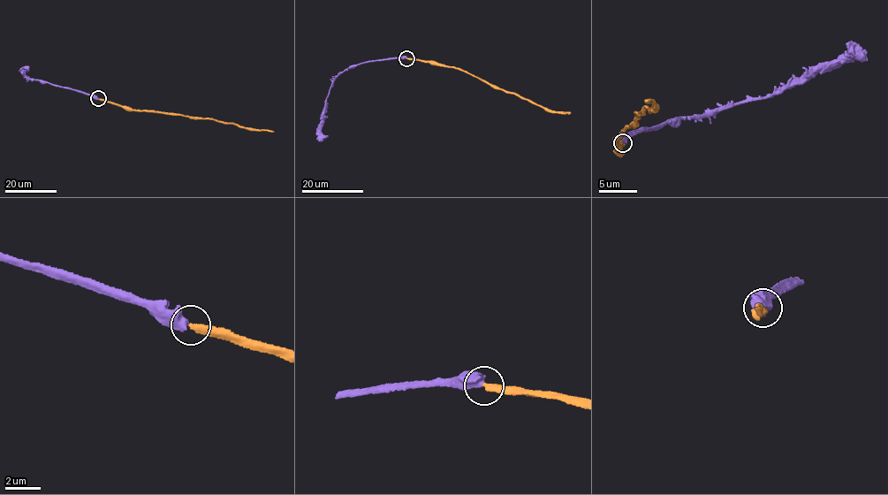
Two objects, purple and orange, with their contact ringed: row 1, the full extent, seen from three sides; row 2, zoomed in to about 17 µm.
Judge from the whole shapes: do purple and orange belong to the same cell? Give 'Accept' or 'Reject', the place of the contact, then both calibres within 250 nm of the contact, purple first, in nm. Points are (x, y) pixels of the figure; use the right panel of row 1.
Reject. Place: (622, 143). Thickness 360 nm (purple) against 340 nm

